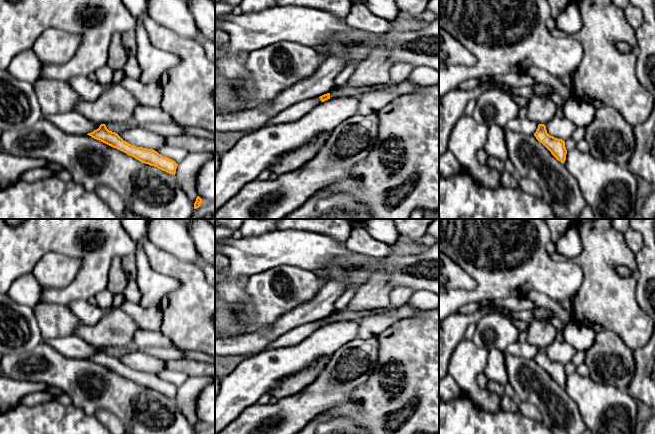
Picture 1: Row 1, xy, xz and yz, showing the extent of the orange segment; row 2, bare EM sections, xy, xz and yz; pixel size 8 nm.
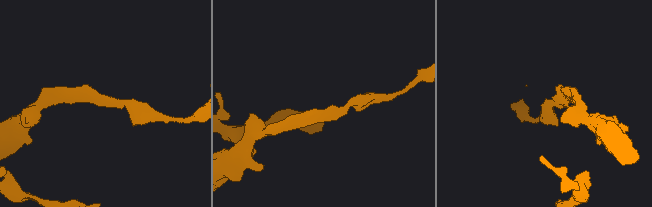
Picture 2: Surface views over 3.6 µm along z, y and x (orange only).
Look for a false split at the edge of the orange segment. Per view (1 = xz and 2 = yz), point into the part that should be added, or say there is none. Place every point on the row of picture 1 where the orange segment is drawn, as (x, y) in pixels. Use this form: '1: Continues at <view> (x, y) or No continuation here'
1: No continuation here
2: No continuation here

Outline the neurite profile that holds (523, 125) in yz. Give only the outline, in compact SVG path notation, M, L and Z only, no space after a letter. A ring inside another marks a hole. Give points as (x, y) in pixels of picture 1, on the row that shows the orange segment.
M523 113L517 118L505 124L503 128L510 131L518 132L520 134L534 135L534 133L536 132L538 128L538 125L539 124L537 124L534 121L531 121Z

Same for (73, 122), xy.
M76 111L43 116L43 118L68 134L88 134L98 129L101 125L87 119Z

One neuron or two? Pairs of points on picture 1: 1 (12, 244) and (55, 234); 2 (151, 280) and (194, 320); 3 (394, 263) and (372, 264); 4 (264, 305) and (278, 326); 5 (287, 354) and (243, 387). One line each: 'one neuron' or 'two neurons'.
1: one neuron
2: two neurons
3: one neuron
4: two neurons
5: one neuron

